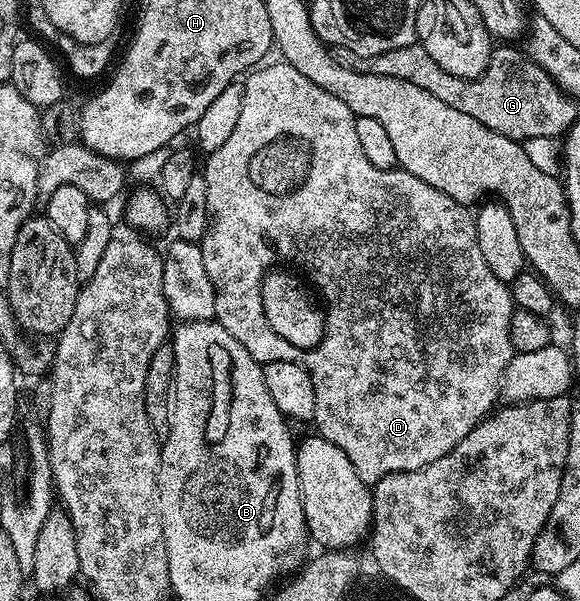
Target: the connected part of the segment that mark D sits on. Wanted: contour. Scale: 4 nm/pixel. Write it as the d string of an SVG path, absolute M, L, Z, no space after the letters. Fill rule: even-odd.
M284 62L276 63L266 63L264 66L258 66L244 77L245 93L243 94L243 110L239 110L239 123L235 125L235 130L231 130L231 138L227 138L227 142L223 142L223 146L219 146L219 150L208 153L206 160L209 161L206 164L204 161L203 164L203 175L207 186L209 225L205 231L205 237L199 243L203 254L203 266L207 269L207 278L211 278L211 286L215 290L215 320L216 323L223 326L223 330L227 330L227 334L231 334L231 338L235 338L235 342L239 342L239 346L243 346L243 350L247 350L247 354L251 354L251 358L255 358L257 364L264 366L271 362L286 360L305 367L307 374L311 374L311 382L315 386L315 414L312 423L317 424L317 428L315 428L316 435L327 438L327 442L339 446L339 450L343 450L343 454L347 454L347 458L351 458L351 466L355 466L359 478L363 478L365 484L372 486L379 483L383 476L392 472L419 470L427 467L431 462L443 458L452 448L459 446L459 442L463 442L463 438L467 438L467 434L471 434L471 430L475 425L481 423L494 411L495 405L498 403L496 400L499 400L501 379L505 376L505 367L511 362L511 358L515 354L511 346L511 334L509 333L511 314L515 307L513 294L510 285L504 284L499 278L495 278L495 274L491 274L487 262L483 262L483 254L479 251L479 242L477 241L477 222L474 213L466 205L455 202L455 198L443 194L443 190L435 190L435 186L427 186L427 182L423 182L423 178L415 178L415 174L410 172L404 170L394 170L392 172L375 170L375 166L371 166L371 162L367 162L363 149L359 147L359 138L355 135L357 117L353 115L353 111L343 102L339 102L339 98L335 98L335 94L327 94L327 90L315 86L315 82L311 82L311 78L303 78L303 74L299 74L299 70L295 70L295 66ZM276 260L294 260L295 263L302 264L309 271L310 278L321 287L321 292L325 295L326 302L329 303L329 308L324 309L325 337L315 348L303 349L299 346L291 346L291 342L287 342L279 334L275 334L271 322L267 322L267 314L263 310L263 302L261 301L261 282L265 279L266 272L276 265L273 264Z

